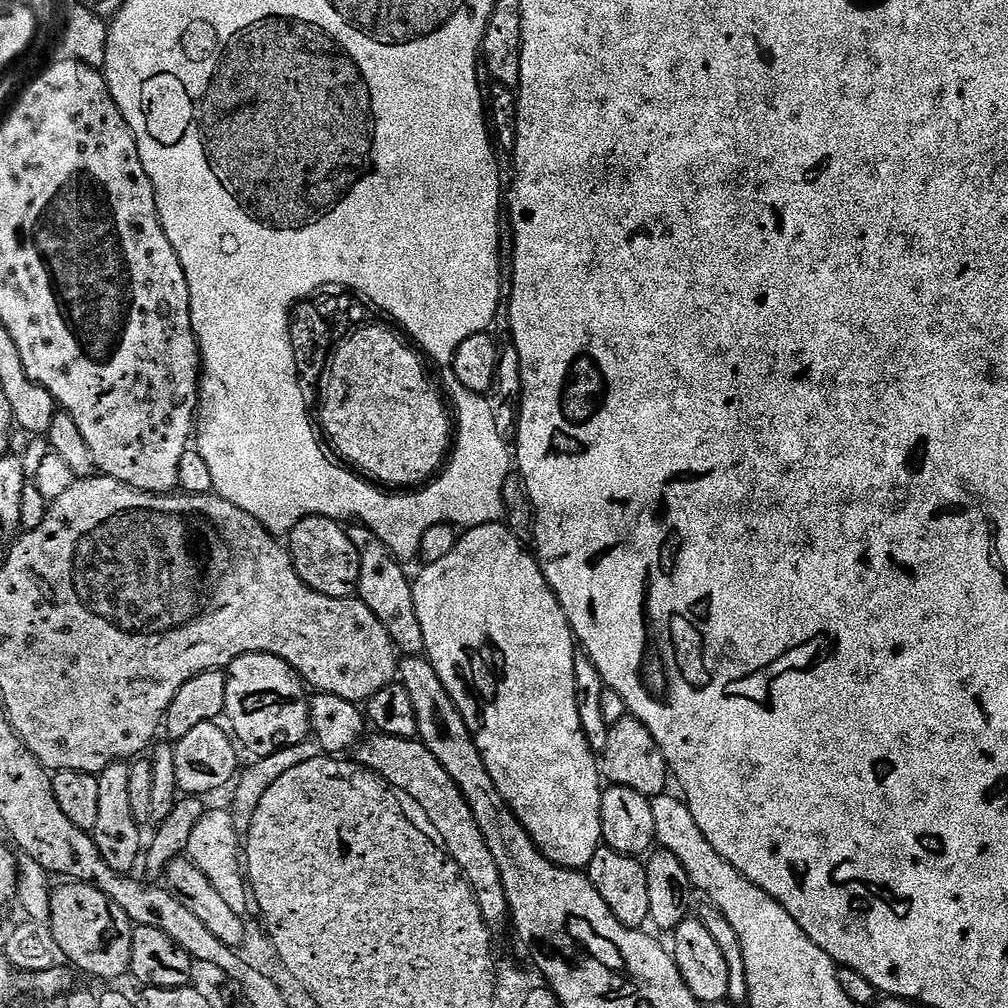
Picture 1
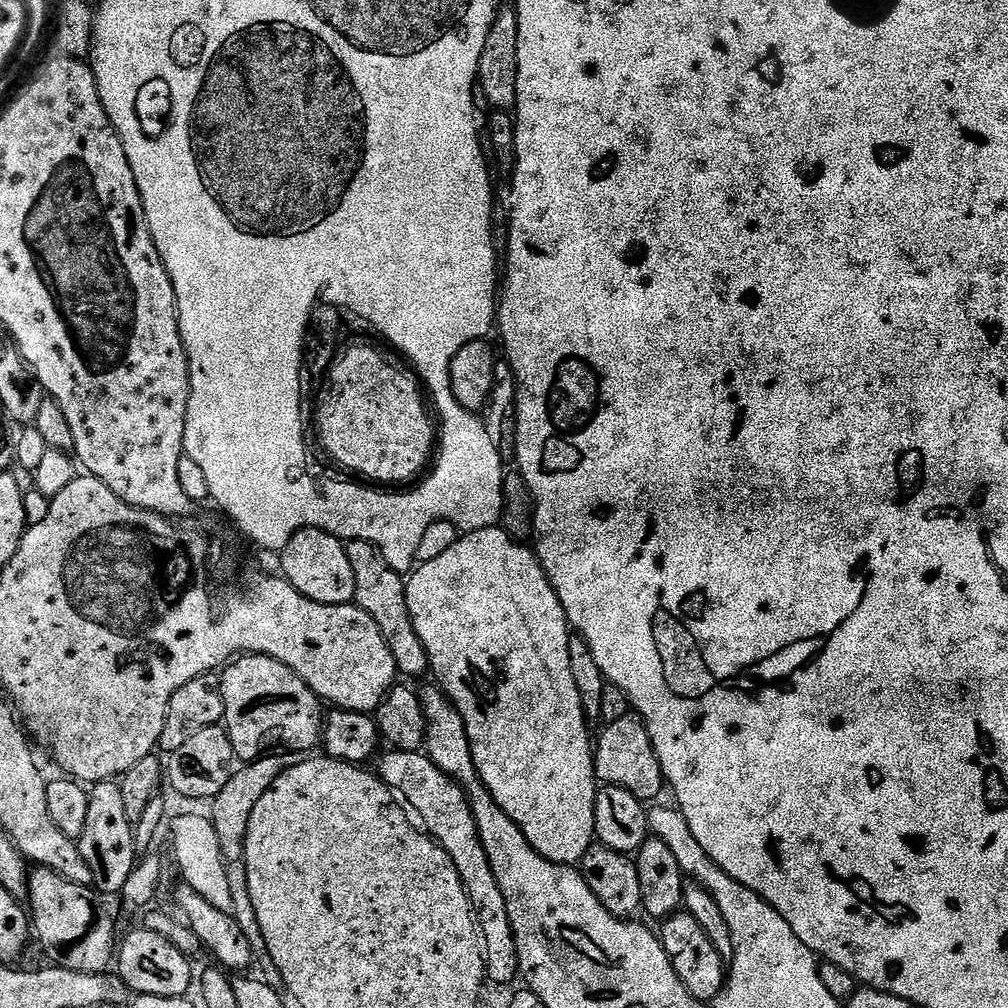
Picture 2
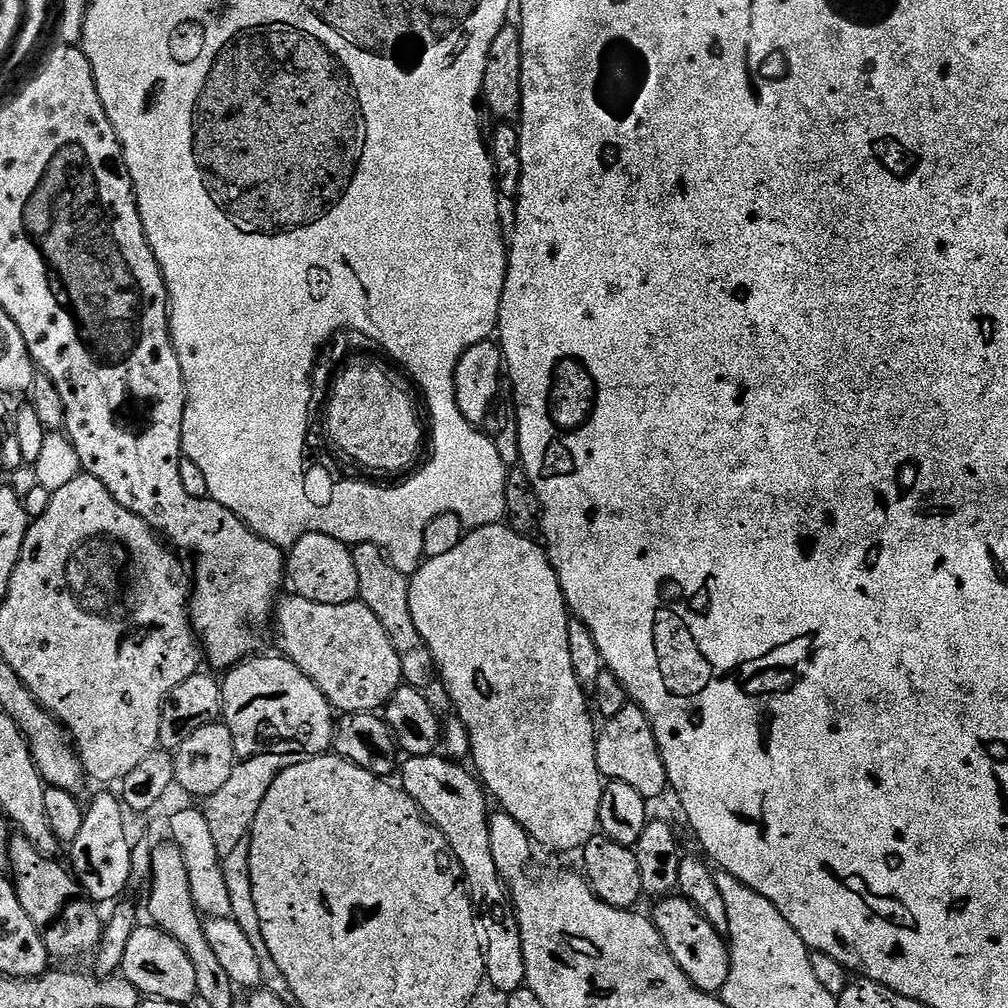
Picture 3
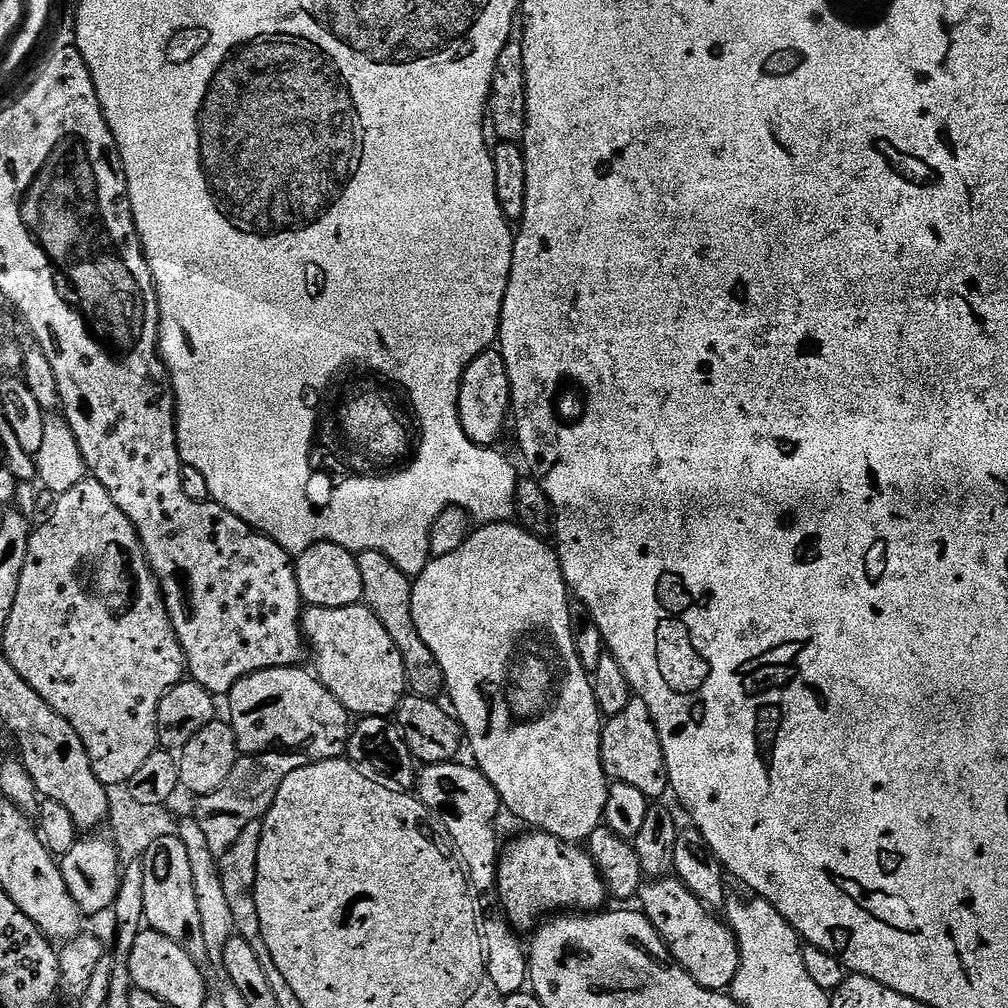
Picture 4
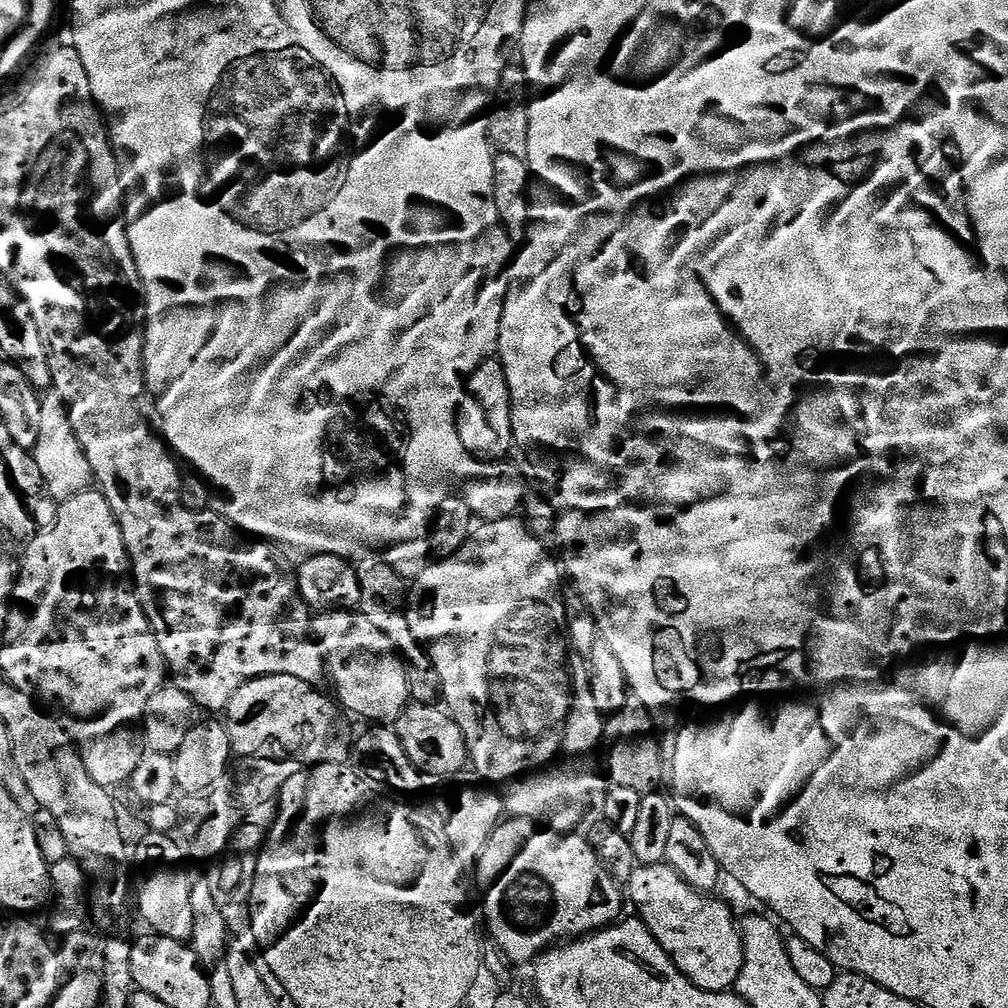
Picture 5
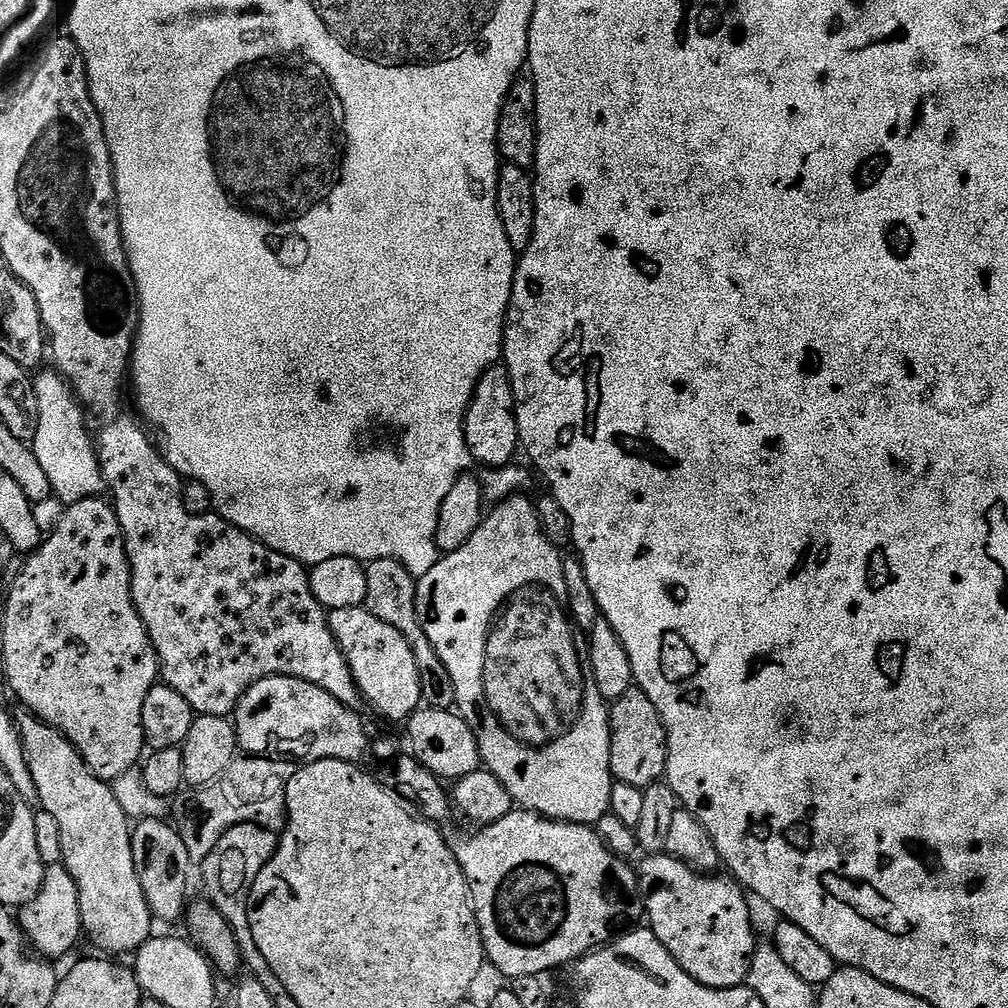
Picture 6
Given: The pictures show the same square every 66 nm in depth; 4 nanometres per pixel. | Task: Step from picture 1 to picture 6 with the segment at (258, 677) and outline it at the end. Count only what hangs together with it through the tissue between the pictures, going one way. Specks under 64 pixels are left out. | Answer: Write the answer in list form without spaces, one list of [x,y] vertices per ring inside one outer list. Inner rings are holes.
[[[271,676],[250,686],[234,713],[236,742],[241,753],[249,756],[271,754],[296,762],[360,762],[370,748],[370,735],[360,719],[326,690],[289,676]]]

